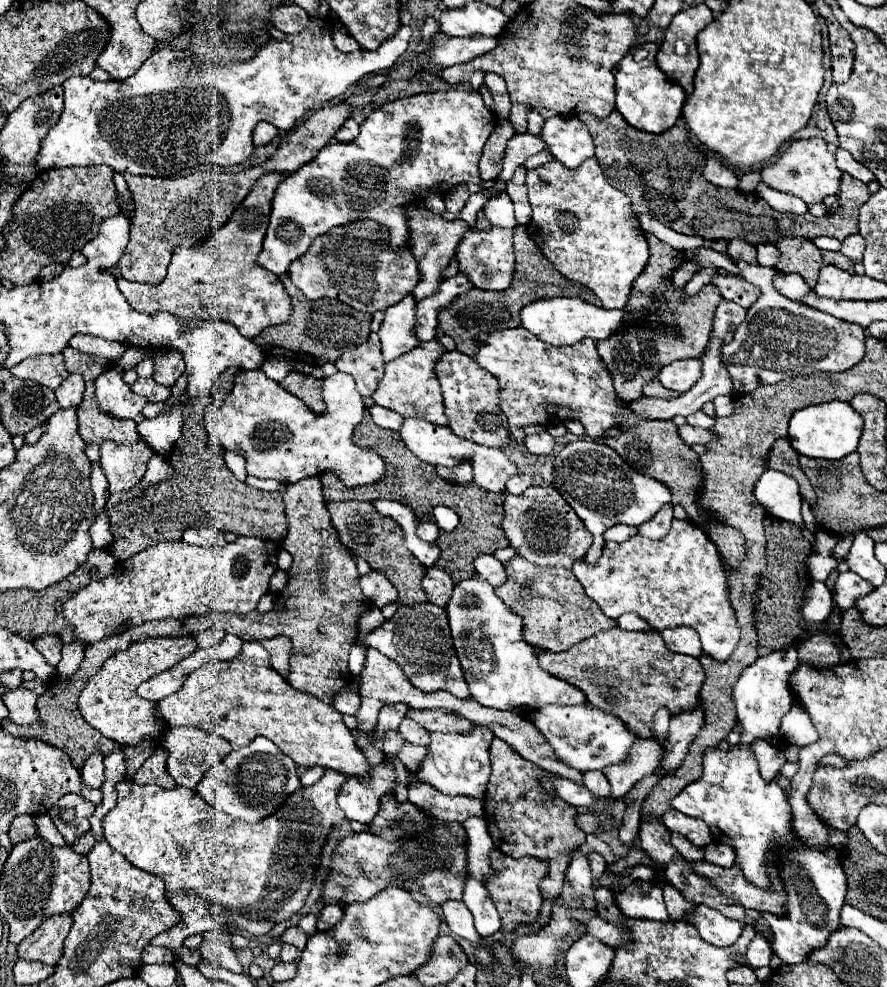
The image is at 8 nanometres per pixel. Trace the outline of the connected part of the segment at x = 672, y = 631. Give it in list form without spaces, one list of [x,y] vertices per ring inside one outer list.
[[[687,626],[669,628],[669,630],[661,630],[661,636],[671,652],[687,654],[687,656],[695,656],[695,658],[701,656],[701,652],[703,652],[701,640],[693,628],[687,628]]]

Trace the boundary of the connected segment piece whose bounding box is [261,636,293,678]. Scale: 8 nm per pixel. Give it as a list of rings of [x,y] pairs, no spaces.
[[[275,636],[271,640],[261,642],[263,648],[271,654],[271,668],[279,672],[283,678],[289,674],[289,656],[291,656],[291,640],[285,636]]]

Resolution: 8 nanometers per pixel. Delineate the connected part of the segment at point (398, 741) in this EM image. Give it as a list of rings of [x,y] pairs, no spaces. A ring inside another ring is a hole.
[[[387,730],[383,736],[383,752],[385,756],[395,756],[399,748],[403,746],[403,736],[399,736],[399,730]]]

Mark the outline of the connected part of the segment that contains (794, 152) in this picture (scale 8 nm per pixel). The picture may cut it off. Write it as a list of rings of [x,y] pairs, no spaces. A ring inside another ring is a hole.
[[[805,138],[791,142],[791,146],[783,152],[783,156],[775,164],[763,168],[761,178],[767,186],[785,194],[793,194],[805,200],[807,204],[813,204],[823,202],[825,196],[839,192],[841,174],[843,172],[837,170],[835,166],[835,154],[827,150],[827,142],[823,138]]]

